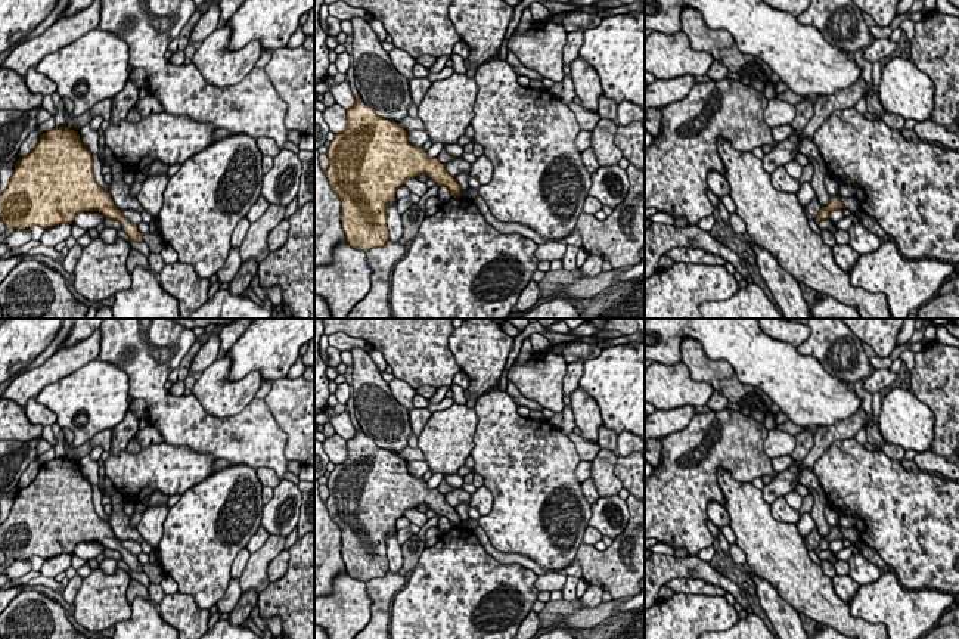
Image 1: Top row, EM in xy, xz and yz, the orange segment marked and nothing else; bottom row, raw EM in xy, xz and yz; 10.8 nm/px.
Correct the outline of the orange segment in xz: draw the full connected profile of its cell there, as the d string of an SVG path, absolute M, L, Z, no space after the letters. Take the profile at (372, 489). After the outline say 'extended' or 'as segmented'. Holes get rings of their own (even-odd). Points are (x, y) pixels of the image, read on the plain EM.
M361 429L347 440L347 459L335 465L328 478L329 497L325 502L329 515L341 530L341 550L345 571L359 581L384 577L390 570L385 537L395 530L398 518L407 509L426 503L437 515L447 517L453 528L462 527L454 506L446 502L446 494L429 488L423 478L415 478L407 471L407 462L397 453L379 447Z | as segmented

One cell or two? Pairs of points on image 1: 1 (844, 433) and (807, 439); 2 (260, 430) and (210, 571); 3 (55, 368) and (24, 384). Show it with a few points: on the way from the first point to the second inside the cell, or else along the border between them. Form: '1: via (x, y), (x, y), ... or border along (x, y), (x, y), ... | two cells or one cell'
1: border along (815, 436), (815, 443), (803, 459), (800, 470) | two cells
2: border along (235, 462), (244, 462), (254, 470) | two cells
3: via (47, 374), (31, 382) | one cell

